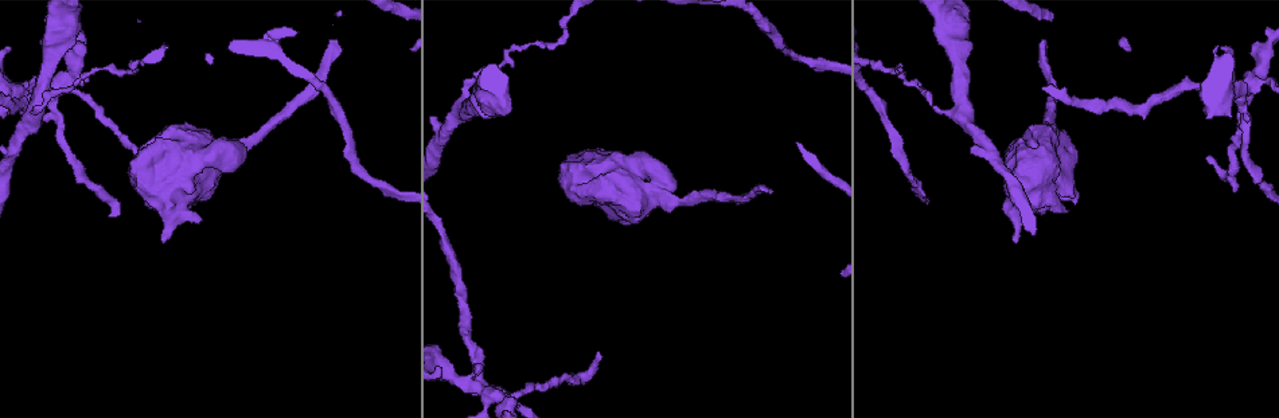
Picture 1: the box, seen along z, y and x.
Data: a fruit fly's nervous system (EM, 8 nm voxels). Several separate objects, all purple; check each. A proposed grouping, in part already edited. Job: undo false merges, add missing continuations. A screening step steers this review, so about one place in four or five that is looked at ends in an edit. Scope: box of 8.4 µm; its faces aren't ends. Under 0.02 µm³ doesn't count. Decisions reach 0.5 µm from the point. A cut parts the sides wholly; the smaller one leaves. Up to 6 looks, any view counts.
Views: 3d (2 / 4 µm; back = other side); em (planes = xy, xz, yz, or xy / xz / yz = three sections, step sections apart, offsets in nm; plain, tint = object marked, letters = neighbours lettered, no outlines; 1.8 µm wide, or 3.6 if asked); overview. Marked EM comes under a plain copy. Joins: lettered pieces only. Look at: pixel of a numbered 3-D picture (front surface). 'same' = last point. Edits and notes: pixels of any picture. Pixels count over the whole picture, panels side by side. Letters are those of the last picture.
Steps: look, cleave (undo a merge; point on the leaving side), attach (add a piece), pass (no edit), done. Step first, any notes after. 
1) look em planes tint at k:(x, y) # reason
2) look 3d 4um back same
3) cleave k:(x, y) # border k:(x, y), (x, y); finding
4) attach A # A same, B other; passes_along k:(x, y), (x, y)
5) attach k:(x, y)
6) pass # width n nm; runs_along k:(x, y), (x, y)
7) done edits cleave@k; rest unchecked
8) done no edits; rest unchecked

look em planes tint at 1:(466, 104) # abrupt turn

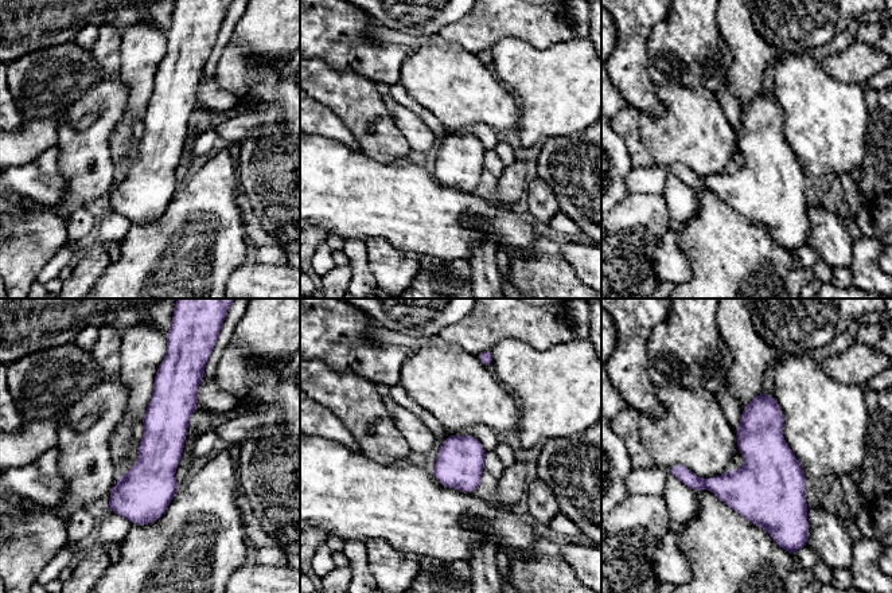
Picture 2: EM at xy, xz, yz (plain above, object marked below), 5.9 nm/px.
look em planes letters same

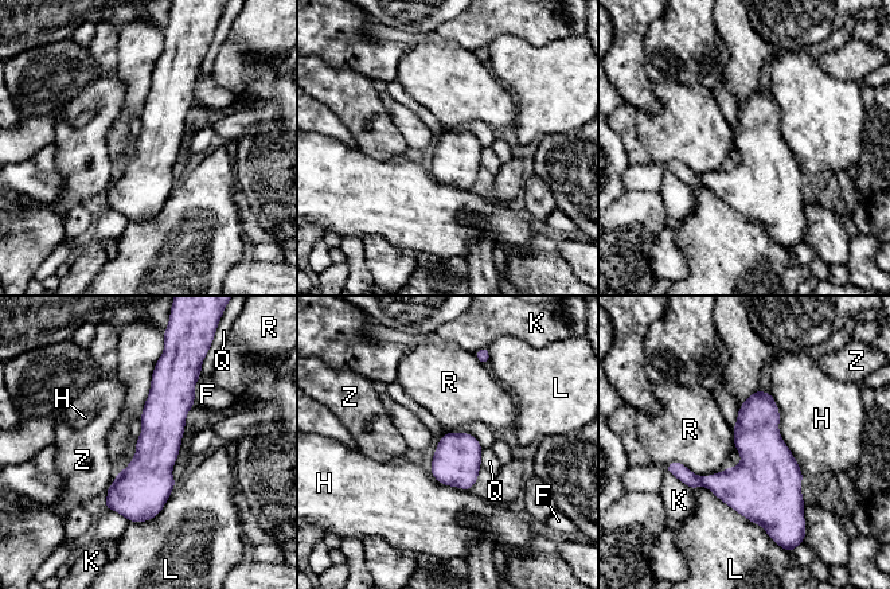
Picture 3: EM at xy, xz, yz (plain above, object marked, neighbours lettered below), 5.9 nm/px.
cleave 3:(678, 469) # width 260 nm; F other, H other, K other, L other, Q other, R other, Z other; border 3:(699, 476), (702, 484); two neurons meet here

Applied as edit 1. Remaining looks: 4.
look 3d 4um at 1:(602, 356) # long arm stops here

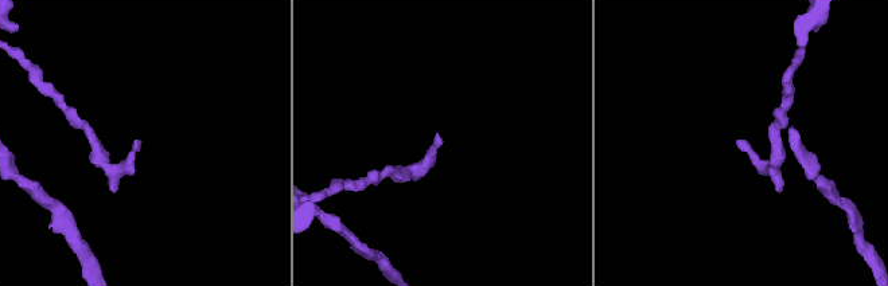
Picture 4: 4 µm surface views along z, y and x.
look em yz step 4 tint at 4:(141, 141) # now the EM

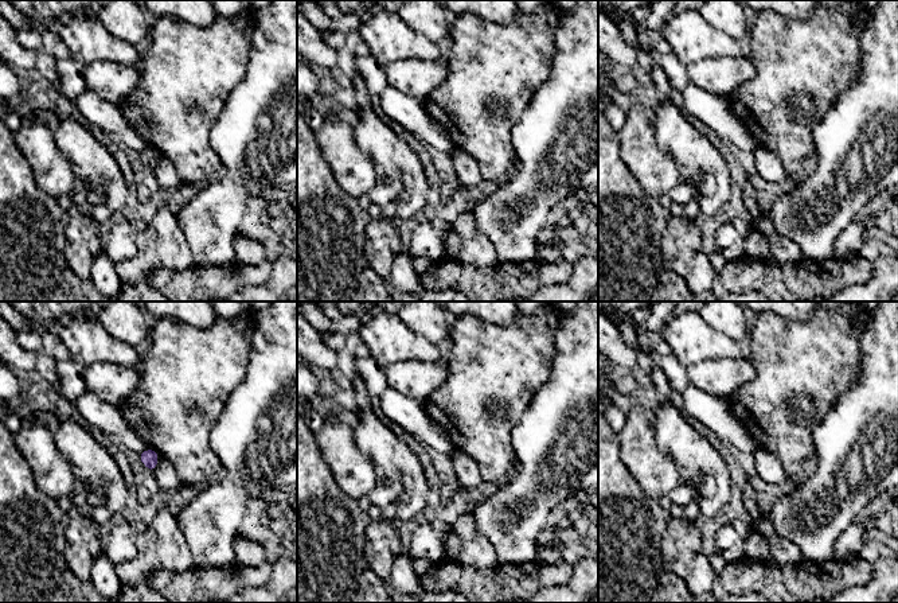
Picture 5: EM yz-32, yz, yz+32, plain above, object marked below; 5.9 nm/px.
look em xy step 8 letters same # cut it another way

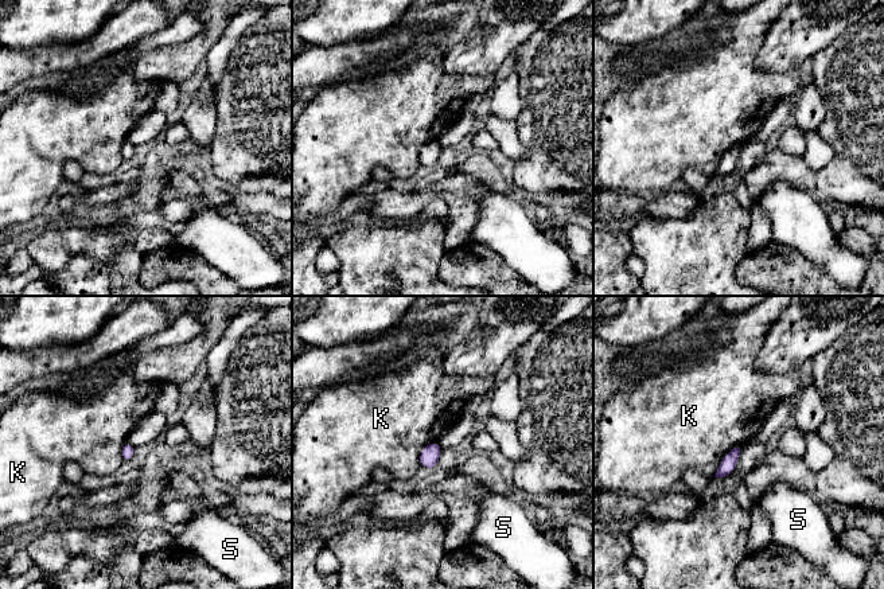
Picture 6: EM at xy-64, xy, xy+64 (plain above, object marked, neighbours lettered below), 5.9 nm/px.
pass # width 80 nm; K other, S other; border 6:(739, 447), (721, 459), (713, 476); no lettered piece goes on from it

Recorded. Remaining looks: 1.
look em xz step 8 letters at 1:(238, 144) # small branch off a trunk

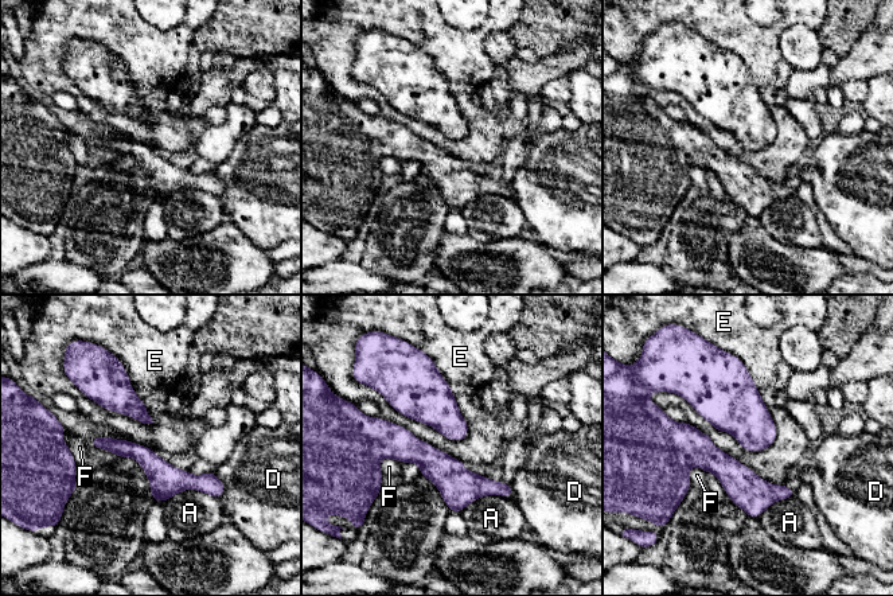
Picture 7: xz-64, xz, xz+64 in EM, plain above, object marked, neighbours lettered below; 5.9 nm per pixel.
pass # width 150 nm; A other, D other, E other, F other; border 7:(677, 393), (745, 450), (778, 435); one neuron here

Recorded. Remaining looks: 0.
done edits cleave@3; rest unchecked

